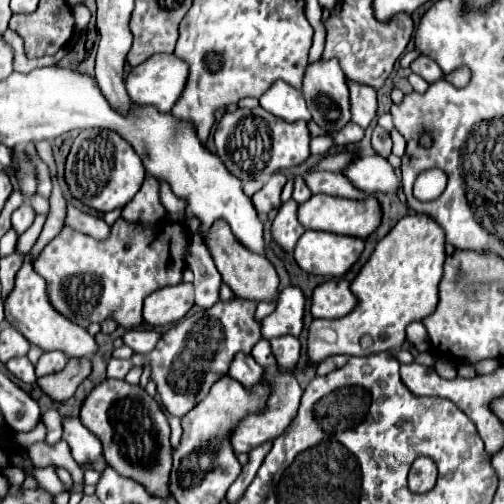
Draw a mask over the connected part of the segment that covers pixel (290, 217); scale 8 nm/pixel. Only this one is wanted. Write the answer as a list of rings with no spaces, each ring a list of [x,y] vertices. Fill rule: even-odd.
[[[288,200],[280,206],[274,222],[272,222],[272,228],[270,228],[270,234],[272,234],[272,240],[284,250],[284,252],[294,252],[294,246],[296,242],[300,240],[300,236],[304,234],[304,226],[300,226],[298,218],[296,218],[296,208],[298,204],[294,200]]]

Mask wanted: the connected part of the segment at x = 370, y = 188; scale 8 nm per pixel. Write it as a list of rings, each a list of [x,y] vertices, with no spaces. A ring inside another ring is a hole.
[[[378,154],[362,156],[360,160],[352,162],[352,166],[344,170],[344,176],[348,176],[352,184],[368,194],[396,194],[400,190],[400,178],[396,176],[394,168]]]

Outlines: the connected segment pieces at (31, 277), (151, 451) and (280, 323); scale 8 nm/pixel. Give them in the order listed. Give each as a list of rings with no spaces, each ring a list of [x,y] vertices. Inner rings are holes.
[[[30,254],[30,260],[26,258],[22,268],[16,274],[16,284],[14,284],[12,294],[6,298],[4,310],[6,310],[8,322],[18,332],[22,332],[32,344],[40,346],[46,352],[60,350],[68,358],[92,358],[98,352],[98,344],[96,344],[94,336],[90,336],[86,328],[80,328],[74,322],[68,322],[68,318],[64,318],[62,314],[56,314],[52,310],[48,296],[46,296],[46,282],[44,282],[44,278],[40,278],[34,272],[32,264],[34,264],[34,256]]]
[[[104,380],[98,384],[82,404],[82,424],[100,438],[104,446],[104,460],[124,478],[142,484],[154,498],[170,496],[170,468],[172,468],[172,446],[170,446],[170,424],[154,396],[140,384],[128,384],[124,380]]]
[[[288,286],[278,296],[276,310],[262,320],[262,338],[270,340],[284,334],[298,336],[302,332],[304,294],[298,286]]]

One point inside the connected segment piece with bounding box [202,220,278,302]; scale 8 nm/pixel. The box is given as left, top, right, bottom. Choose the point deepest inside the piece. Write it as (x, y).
(250, 275)

